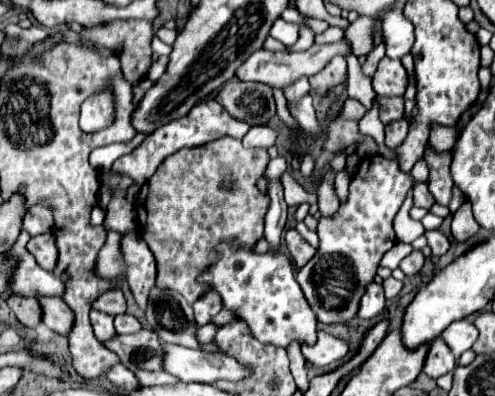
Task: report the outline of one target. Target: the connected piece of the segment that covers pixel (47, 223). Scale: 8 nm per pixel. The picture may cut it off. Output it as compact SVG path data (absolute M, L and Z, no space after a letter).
M31 207L27 211L27 215L23 217L23 227L31 233L31 235L41 235L45 231L49 231L53 225L53 215L49 211L49 207Z

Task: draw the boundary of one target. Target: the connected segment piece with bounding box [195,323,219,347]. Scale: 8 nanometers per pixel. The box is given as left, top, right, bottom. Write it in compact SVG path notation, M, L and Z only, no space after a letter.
M207 323L207 325L199 327L199 331L197 331L197 335L195 335L195 337L197 337L197 341L199 341L201 345L205 343L205 347L207 347L207 345L213 341L213 335L217 333L217 329L219 329L219 327L215 327L213 323Z

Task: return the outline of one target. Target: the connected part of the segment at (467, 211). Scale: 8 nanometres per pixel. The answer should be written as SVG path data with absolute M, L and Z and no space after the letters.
M465 199L463 205L457 209L457 213L453 215L453 223L451 223L451 231L453 231L453 237L457 241L465 241L469 239L471 235L475 235L479 231L479 225L477 221L473 219L473 213L471 213L471 203Z

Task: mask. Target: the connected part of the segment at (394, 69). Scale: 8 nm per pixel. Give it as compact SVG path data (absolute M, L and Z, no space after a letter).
M383 57L373 75L373 89L377 95L403 95L407 87L407 71L399 59Z

